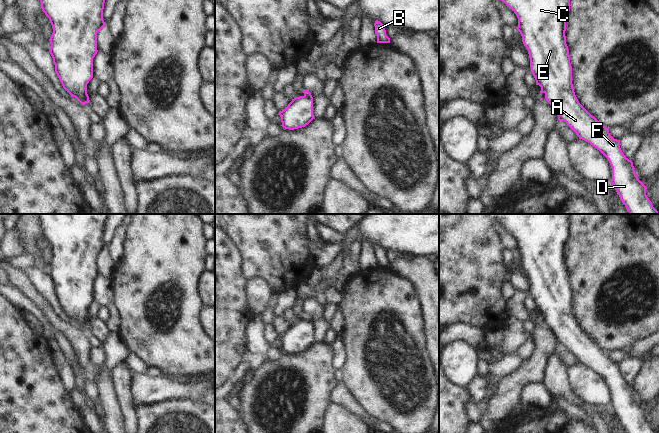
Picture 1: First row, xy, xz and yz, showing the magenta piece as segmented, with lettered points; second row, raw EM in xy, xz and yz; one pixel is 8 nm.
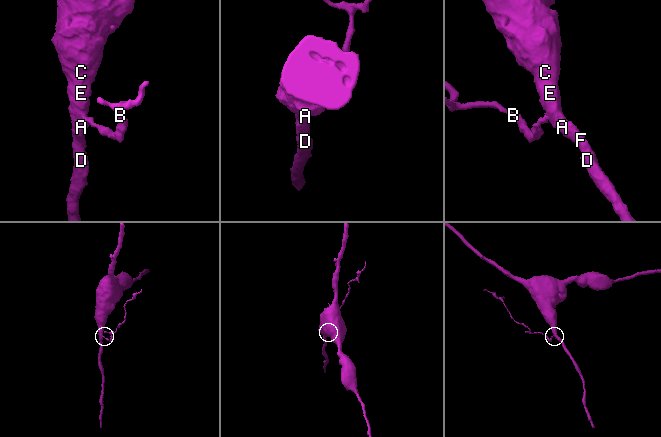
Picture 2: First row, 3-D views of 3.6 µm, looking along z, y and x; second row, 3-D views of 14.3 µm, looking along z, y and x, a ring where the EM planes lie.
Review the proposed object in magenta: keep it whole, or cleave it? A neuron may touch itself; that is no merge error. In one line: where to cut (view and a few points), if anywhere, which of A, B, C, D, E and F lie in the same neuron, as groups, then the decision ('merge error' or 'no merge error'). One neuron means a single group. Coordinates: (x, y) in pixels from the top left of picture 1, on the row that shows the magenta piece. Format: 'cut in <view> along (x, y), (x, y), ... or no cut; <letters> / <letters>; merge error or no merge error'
cut in xy along (88, 96), (84, 96), (79, 101); A C D E F / B; merge error

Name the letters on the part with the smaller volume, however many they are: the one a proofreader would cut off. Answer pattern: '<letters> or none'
B

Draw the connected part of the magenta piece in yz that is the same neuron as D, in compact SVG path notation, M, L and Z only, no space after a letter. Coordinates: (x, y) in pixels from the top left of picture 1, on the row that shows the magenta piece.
M501 0L517 16L517 30L528 50L531 72L536 85L541 87L546 101L553 107L559 121L564 121L579 137L599 150L612 167L611 183L629 214L658 214L646 195L646 186L636 176L633 162L620 148L620 140L614 139L609 128L603 126L578 101L572 84L572 66L566 44L566 18L570 0Z

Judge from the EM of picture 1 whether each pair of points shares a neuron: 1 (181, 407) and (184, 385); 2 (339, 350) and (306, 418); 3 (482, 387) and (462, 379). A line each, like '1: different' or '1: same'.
1: different
2: different
3: different

